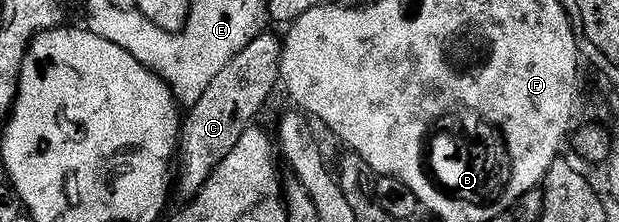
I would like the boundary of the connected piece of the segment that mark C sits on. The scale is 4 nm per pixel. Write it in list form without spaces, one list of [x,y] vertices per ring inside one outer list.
[[[273,31],[261,33],[259,37],[252,39],[252,43],[248,43],[248,47],[244,47],[244,51],[235,55],[232,63],[228,63],[228,67],[224,67],[224,71],[220,71],[220,75],[216,75],[216,79],[212,79],[212,83],[208,83],[208,91],[204,91],[204,95],[200,95],[197,103],[189,106],[182,123],[180,168],[176,173],[177,192],[179,189],[186,199],[197,197],[206,180],[212,175],[212,171],[216,171],[216,167],[224,159],[224,155],[228,155],[228,151],[232,151],[232,147],[236,147],[240,135],[244,135],[244,131],[257,122],[254,120],[257,119],[258,112],[265,107],[266,100],[273,95],[274,88],[279,88],[282,76],[282,43],[283,38],[277,37]]]

